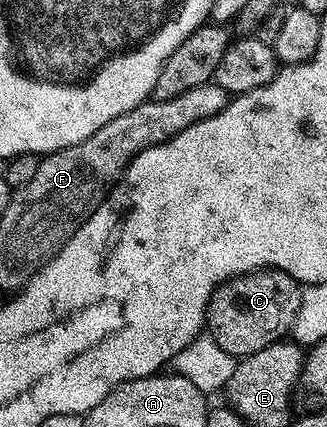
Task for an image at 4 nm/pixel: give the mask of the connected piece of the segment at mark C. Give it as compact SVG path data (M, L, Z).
M265 269L254 271L239 277L233 277L223 283L212 295L208 303L207 330L212 340L221 347L229 357L243 357L258 353L258 349L266 349L266 345L281 342L291 332L292 323L300 308L301 284L281 271Z

